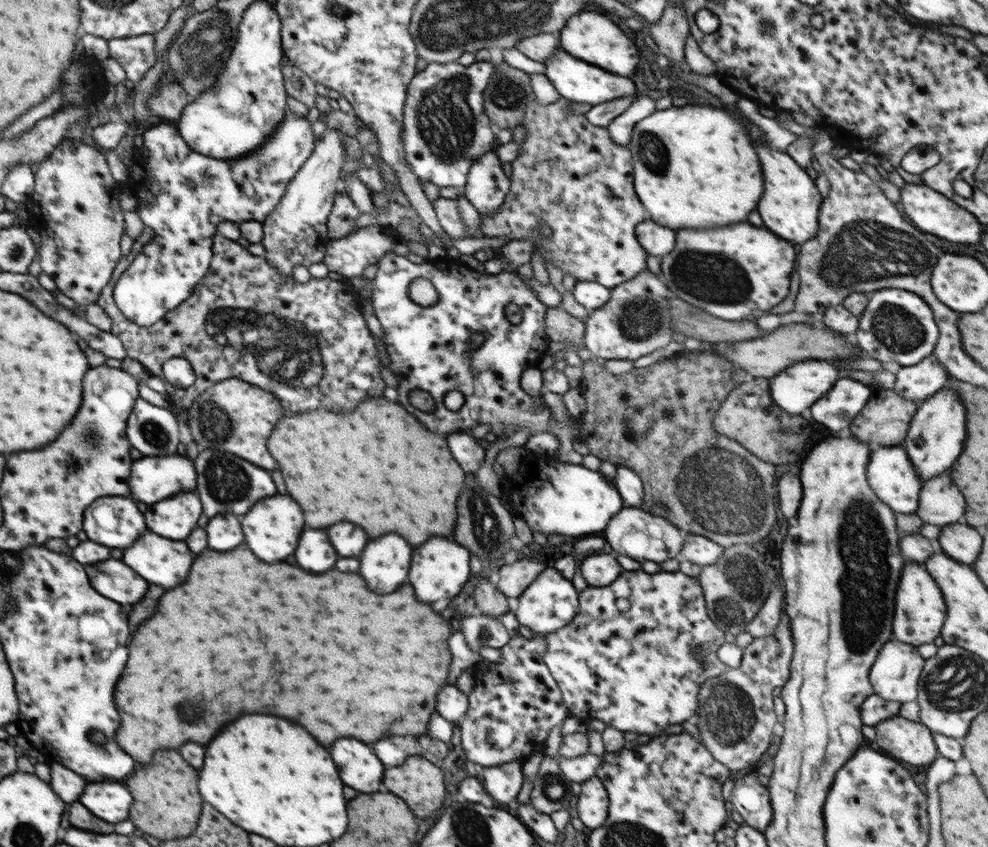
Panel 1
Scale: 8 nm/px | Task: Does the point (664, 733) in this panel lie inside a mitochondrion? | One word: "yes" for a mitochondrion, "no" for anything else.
no

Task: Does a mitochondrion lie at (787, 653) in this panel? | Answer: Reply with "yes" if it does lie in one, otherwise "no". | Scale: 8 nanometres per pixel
no

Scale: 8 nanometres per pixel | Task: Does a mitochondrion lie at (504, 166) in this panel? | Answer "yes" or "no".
no

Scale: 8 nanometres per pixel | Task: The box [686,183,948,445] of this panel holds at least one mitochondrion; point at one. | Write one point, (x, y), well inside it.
(857, 255)

